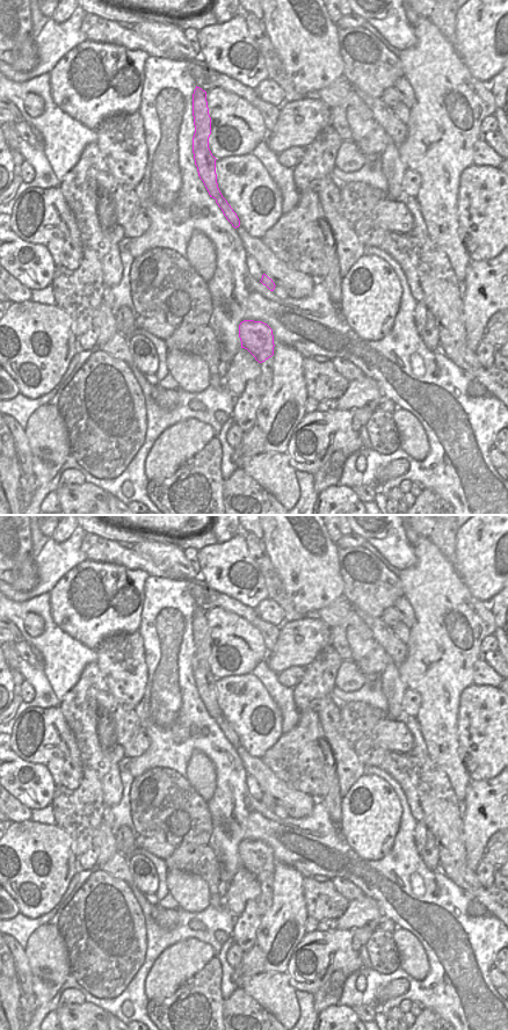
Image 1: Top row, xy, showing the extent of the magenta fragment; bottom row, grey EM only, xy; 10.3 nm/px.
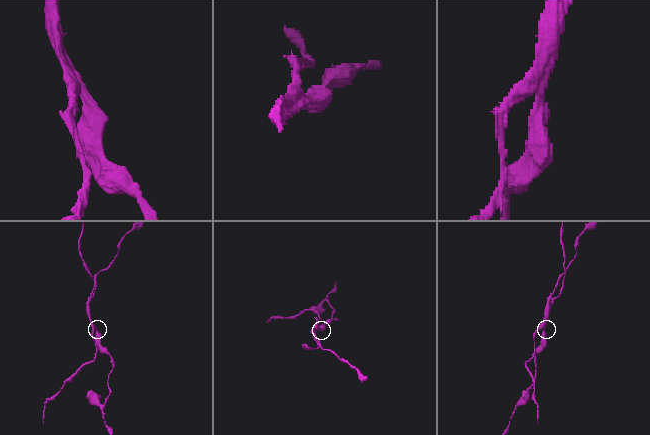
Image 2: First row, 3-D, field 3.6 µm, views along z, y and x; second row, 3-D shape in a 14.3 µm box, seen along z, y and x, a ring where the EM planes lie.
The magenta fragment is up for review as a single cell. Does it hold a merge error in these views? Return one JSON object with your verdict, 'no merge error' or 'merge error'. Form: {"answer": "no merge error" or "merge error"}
{"answer": "merge error"}

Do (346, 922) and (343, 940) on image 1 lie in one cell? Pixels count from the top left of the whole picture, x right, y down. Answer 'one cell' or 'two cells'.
two cells

